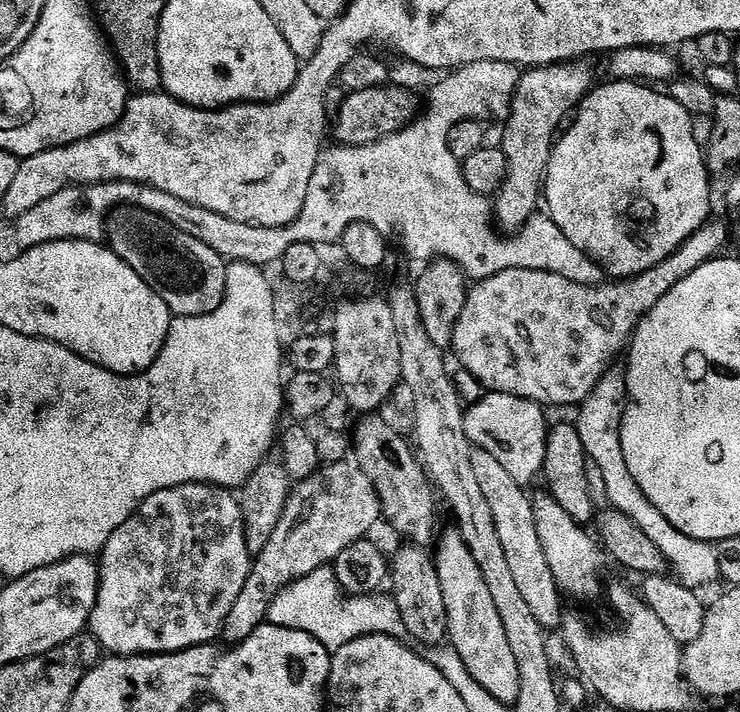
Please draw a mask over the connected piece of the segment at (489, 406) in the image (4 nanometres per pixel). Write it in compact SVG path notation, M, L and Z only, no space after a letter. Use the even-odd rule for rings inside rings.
M488 392L473 408L471 405L465 411L464 425L469 440L476 448L486 450L486 454L494 454L494 458L506 466L514 482L531 486L536 479L541 479L546 462L550 421L544 412L547 412L545 405L536 404L533 400Z

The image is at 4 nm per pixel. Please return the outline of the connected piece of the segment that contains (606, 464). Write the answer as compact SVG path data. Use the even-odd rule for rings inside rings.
M616 370L609 371L601 380L600 385L584 399L579 405L580 420L578 427L588 452L589 461L598 464L606 478L609 505L615 511L626 514L662 550L667 567L674 573L675 579L693 590L701 590L707 584L717 583L720 580L720 566L718 564L718 547L715 543L706 540L695 540L682 530L670 526L666 518L642 494L638 482L634 482L634 474L630 474L630 466L626 466L626 454L622 454L622 426L624 425L624 412L628 408L628 386L623 375ZM676 571L676 572L675 572Z

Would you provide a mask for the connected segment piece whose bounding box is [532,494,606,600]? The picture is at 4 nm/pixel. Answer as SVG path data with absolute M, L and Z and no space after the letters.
M537 495L532 501L532 509L538 536L542 538L542 548L546 550L546 562L550 562L550 570L561 593L568 595L569 592L580 600L594 599L604 580L604 560L606 561L606 553L599 539L593 533L591 536L585 525L570 518L552 495Z

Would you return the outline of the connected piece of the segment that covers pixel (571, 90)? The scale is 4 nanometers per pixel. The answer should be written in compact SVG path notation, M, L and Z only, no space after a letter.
M587 63L549 64L525 71L519 77L516 94L507 113L508 129L502 141L508 158L508 178L494 200L494 220L505 233L515 234L525 228L528 221L537 215L539 208L536 207L539 204L541 207L542 189L548 175L548 164L552 161L552 150L561 131L560 123L564 119L567 121L574 110L579 109L580 101L594 87L592 72L584 64Z

